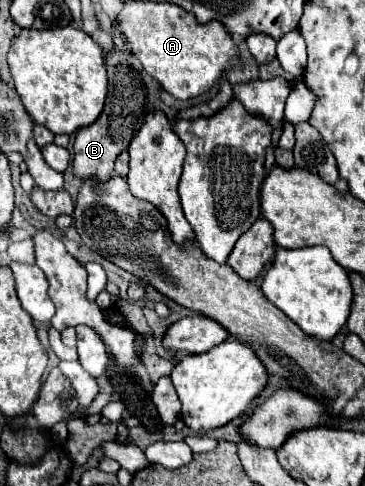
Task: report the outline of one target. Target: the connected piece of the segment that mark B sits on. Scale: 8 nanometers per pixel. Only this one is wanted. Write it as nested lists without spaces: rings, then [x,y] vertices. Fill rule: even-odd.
[[[112,47],[112,51],[106,55],[108,97],[106,97],[104,111],[92,125],[82,127],[82,129],[76,131],[72,167],[74,167],[74,173],[80,179],[88,179],[88,177],[94,177],[98,181],[110,179],[118,153],[128,149],[130,139],[138,133],[138,129],[142,127],[144,117],[148,113],[146,87],[142,83],[140,71],[132,69],[132,65],[128,63],[128,57],[130,55],[120,47]]]

